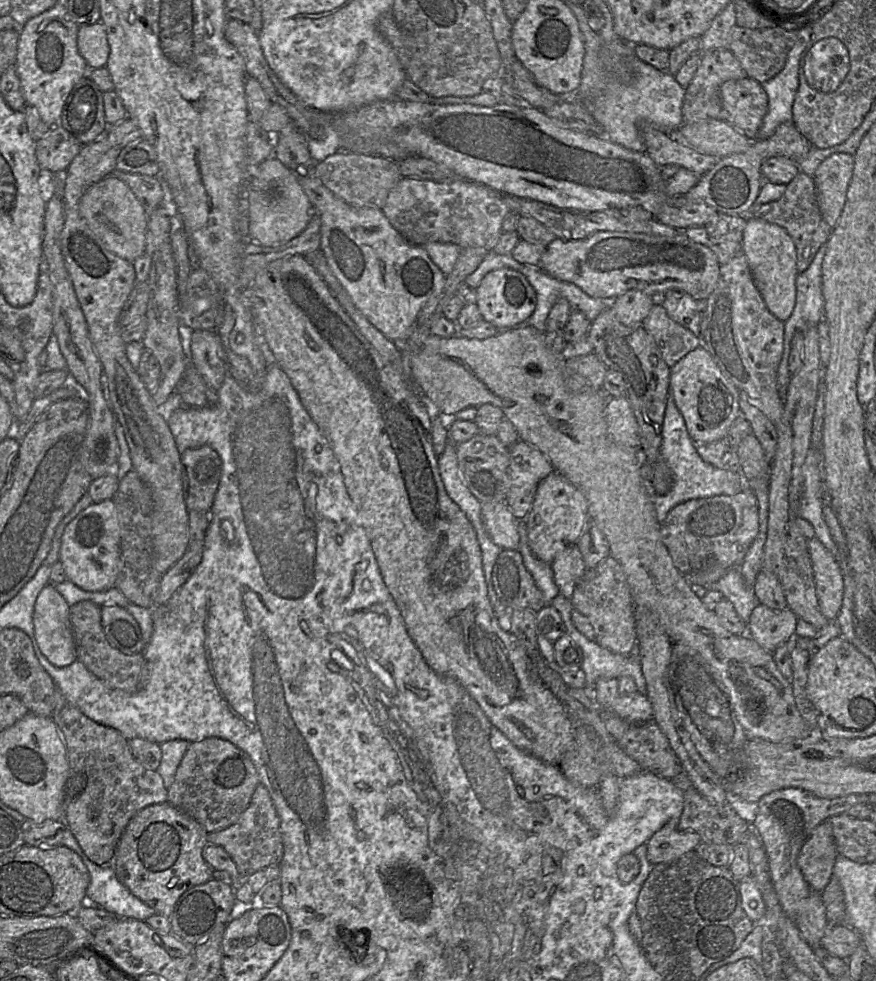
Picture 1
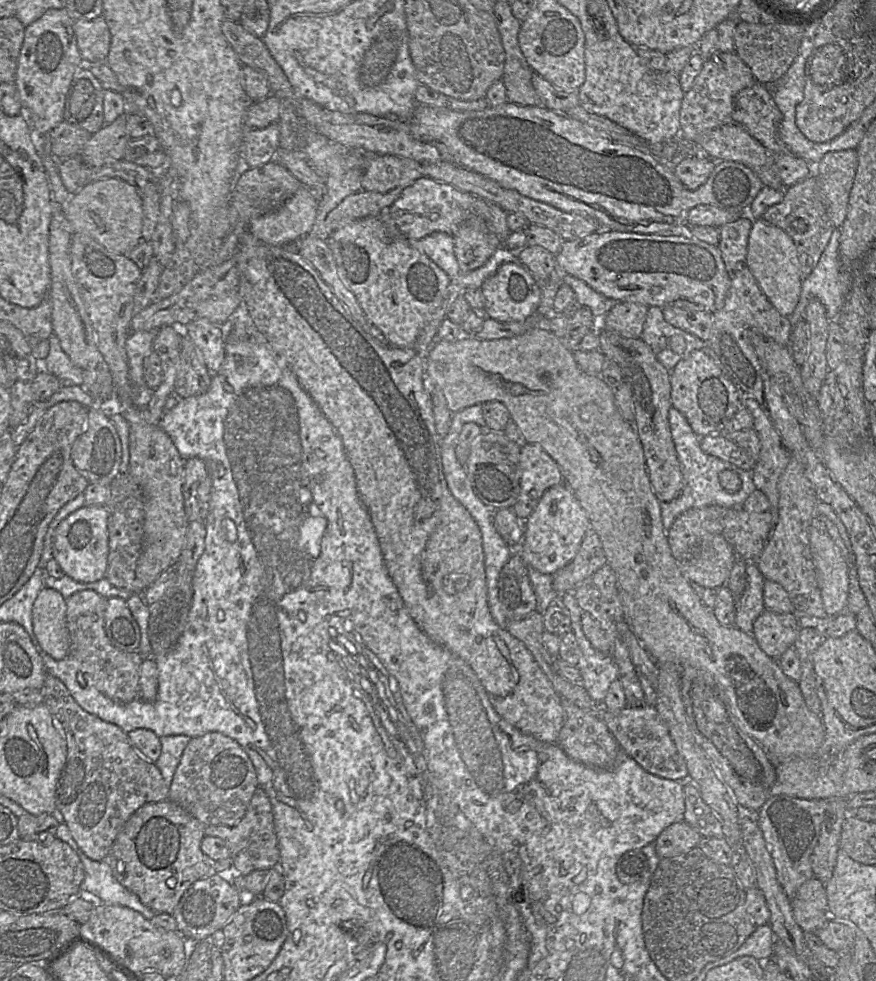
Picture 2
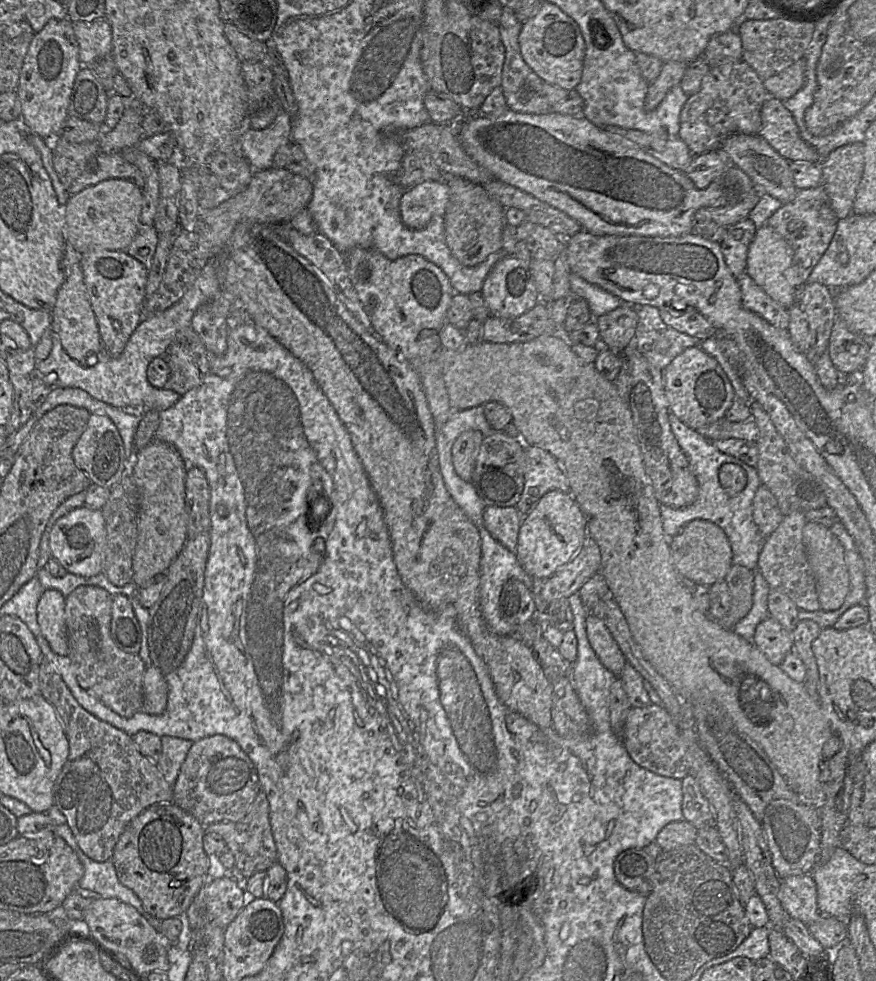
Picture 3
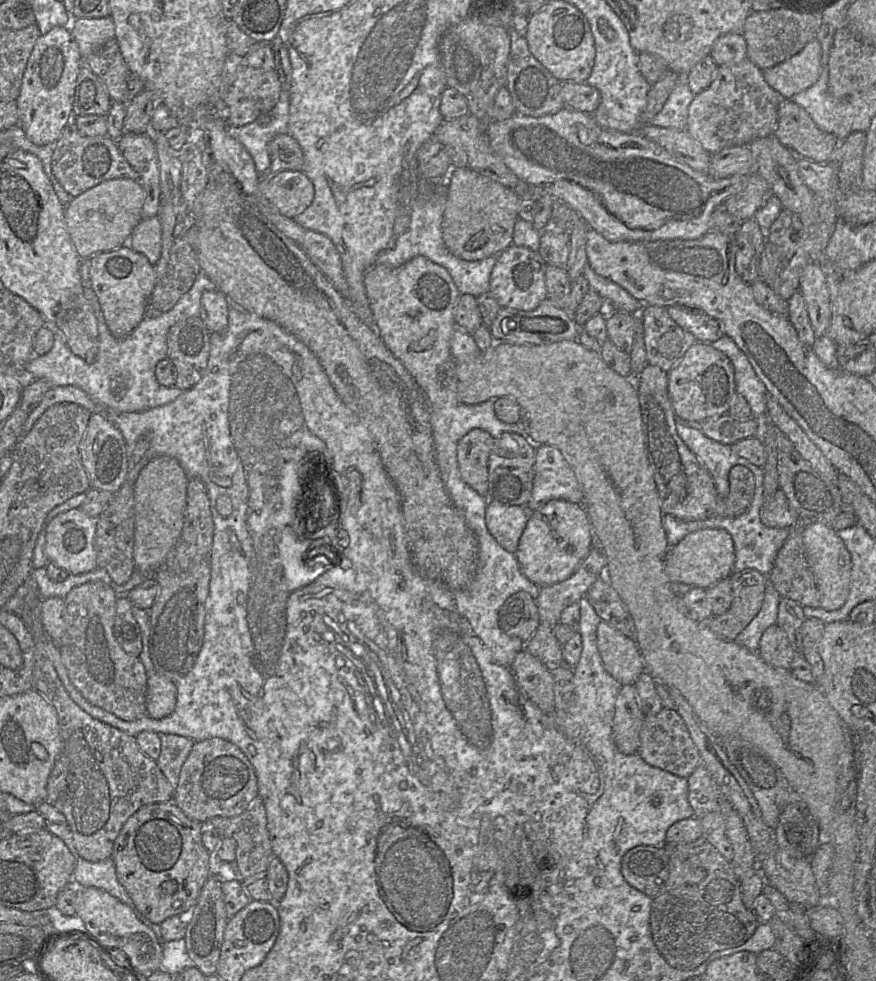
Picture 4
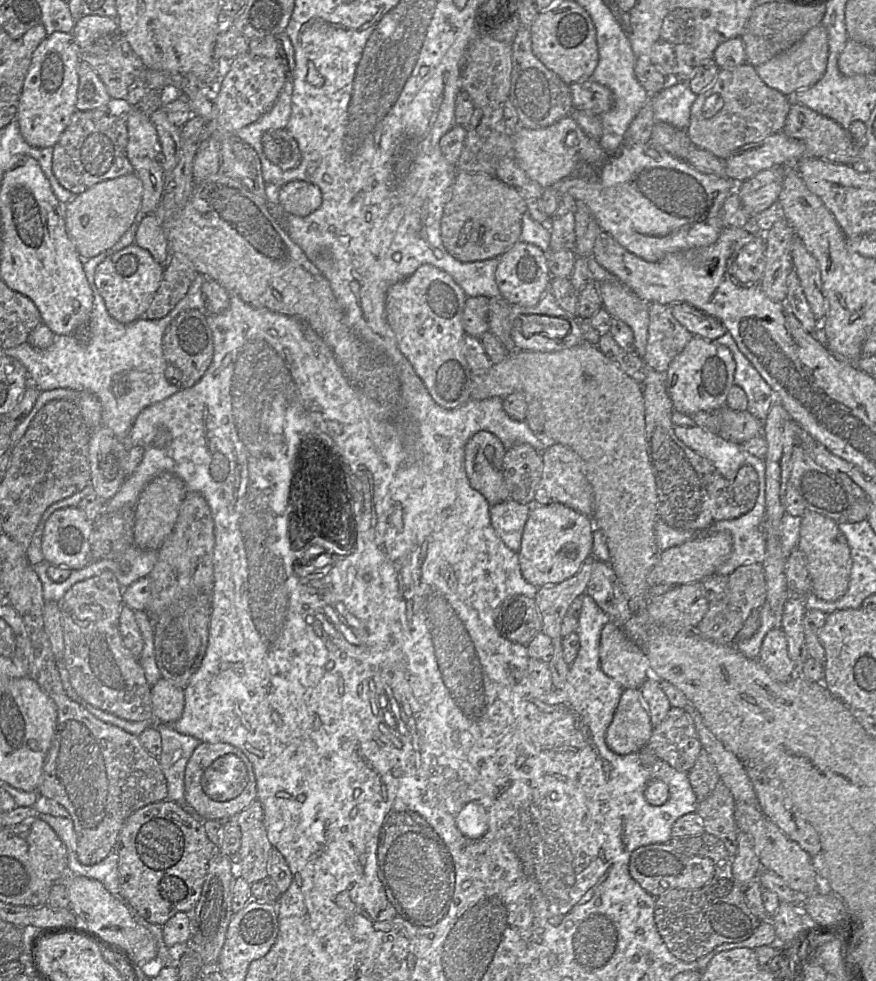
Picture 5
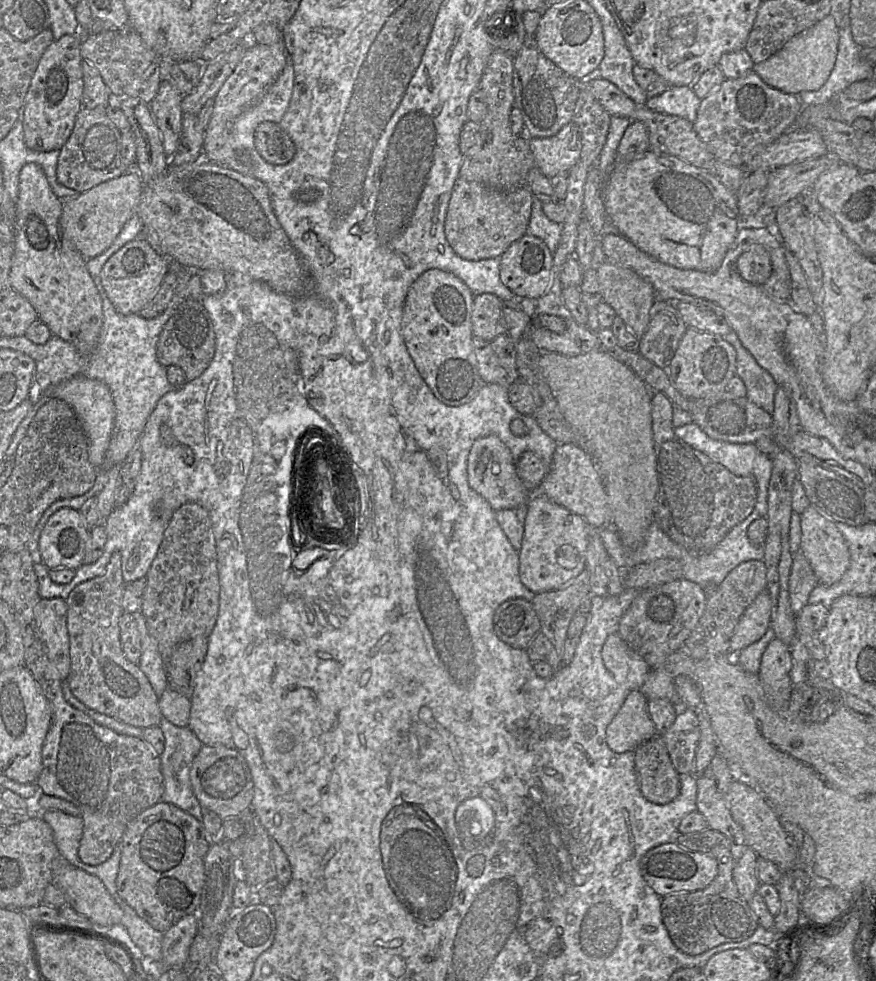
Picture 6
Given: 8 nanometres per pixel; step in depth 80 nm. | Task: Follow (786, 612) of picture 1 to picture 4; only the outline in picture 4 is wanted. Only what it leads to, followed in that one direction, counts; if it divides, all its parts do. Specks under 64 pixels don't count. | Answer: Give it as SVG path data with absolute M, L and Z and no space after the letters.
M775 623L763 632L759 642L758 654L767 664L789 670L796 652L786 633Z

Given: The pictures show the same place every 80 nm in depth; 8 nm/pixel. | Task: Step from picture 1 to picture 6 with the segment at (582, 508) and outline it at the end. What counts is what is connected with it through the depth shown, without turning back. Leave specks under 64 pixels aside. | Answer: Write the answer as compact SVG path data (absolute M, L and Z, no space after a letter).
M543 494L531 496L522 547L518 551L522 583L535 594L568 585L586 568L586 552L591 531L591 527L580 515L554 503Z

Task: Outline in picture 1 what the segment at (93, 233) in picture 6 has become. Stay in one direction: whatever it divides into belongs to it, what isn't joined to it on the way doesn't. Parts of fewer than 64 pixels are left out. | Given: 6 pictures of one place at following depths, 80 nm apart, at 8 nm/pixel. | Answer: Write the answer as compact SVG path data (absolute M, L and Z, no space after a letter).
M109 174L92 184L82 195L78 210L92 232L112 253L129 262L134 262L145 253L148 215L123 180Z

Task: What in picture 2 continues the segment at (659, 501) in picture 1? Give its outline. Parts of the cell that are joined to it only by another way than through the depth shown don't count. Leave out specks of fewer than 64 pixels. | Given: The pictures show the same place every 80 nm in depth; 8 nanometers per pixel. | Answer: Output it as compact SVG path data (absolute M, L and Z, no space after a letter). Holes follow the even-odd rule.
M673 406L669 408L667 419L671 438L680 463L684 486L679 497L670 502L660 502L661 519L665 531L670 529L676 518L692 508L701 508L710 505L725 508L741 507L747 497L756 490L751 471L742 470L730 462L702 451L699 446L699 436L692 431L686 418ZM726 469L734 471L741 480L740 489L734 493L725 491L719 483L718 475Z

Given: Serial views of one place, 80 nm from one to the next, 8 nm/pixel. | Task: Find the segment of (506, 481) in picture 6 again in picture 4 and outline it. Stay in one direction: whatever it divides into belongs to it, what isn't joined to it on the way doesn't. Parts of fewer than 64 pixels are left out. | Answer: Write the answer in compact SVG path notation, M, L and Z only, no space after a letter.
M473 429L457 445L457 462L463 481L485 496L488 488L488 458L496 439L481 429Z

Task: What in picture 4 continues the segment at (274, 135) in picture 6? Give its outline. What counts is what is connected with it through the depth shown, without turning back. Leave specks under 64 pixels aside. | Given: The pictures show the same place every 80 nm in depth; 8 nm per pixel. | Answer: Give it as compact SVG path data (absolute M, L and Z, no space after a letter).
M279 134L268 144L271 171L301 171L304 164L303 151L289 134Z

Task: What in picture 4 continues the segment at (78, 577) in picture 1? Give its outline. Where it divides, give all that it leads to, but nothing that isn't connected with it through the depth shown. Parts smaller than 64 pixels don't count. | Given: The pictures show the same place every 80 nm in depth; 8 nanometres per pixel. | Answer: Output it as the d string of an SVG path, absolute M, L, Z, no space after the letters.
M74 508L57 515L47 526L45 554L49 562L79 575L98 567L95 550L97 519L86 514L81 508Z

